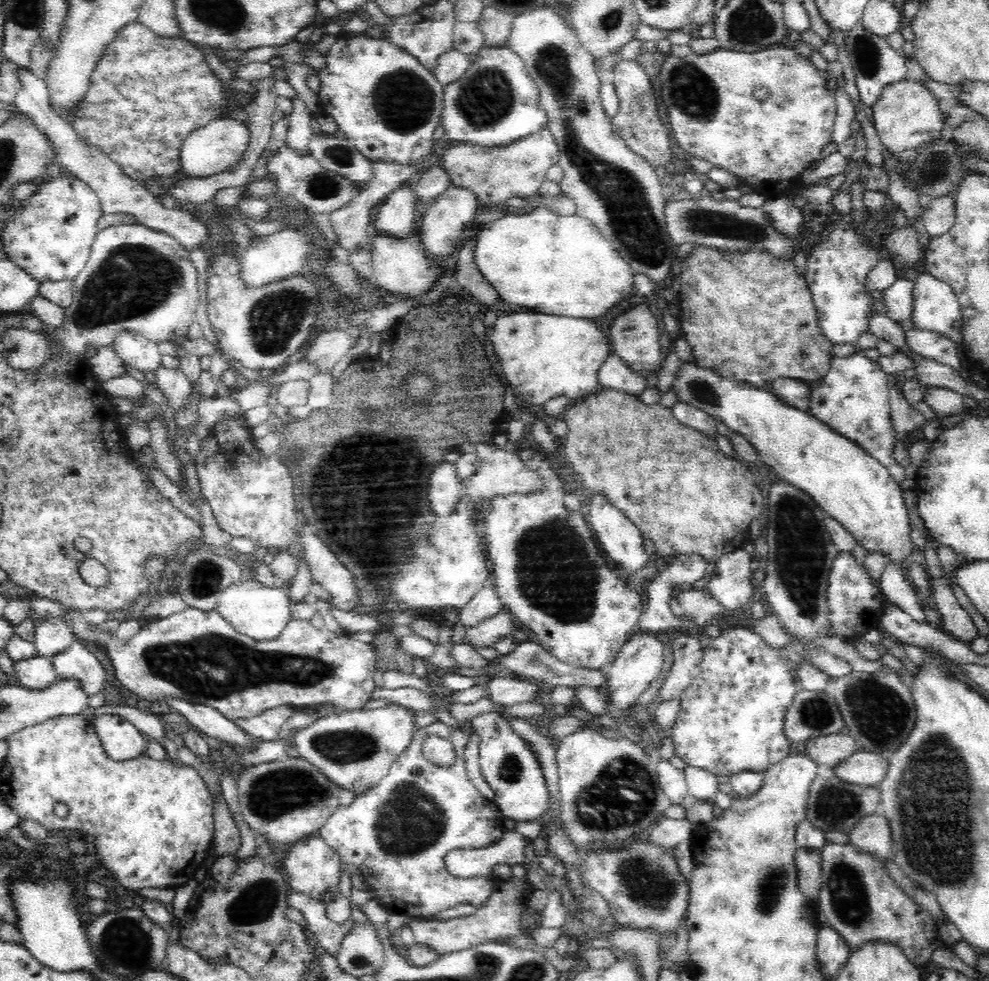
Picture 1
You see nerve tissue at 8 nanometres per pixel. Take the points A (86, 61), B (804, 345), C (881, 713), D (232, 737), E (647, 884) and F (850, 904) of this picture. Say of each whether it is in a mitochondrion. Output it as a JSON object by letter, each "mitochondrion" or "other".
{"A":"other","B":"mitochondrion","C":"mitochondrion","D":"other","E":"mitochondrion","F":"mitochondrion"}

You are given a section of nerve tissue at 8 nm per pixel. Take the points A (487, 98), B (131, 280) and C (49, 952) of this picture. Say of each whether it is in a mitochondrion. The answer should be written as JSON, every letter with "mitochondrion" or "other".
{"A":"mitochondrion","B":"mitochondrion","C":"other"}

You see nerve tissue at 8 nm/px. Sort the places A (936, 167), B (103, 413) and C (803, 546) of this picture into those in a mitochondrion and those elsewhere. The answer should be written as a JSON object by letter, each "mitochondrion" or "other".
{"A":"mitochondrion","B":"other","C":"mitochondrion"}

